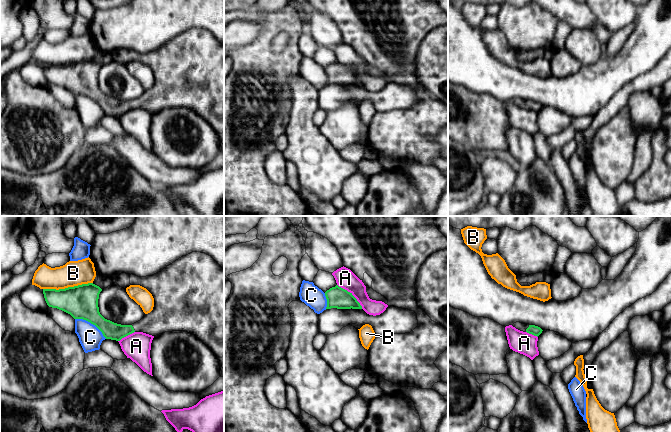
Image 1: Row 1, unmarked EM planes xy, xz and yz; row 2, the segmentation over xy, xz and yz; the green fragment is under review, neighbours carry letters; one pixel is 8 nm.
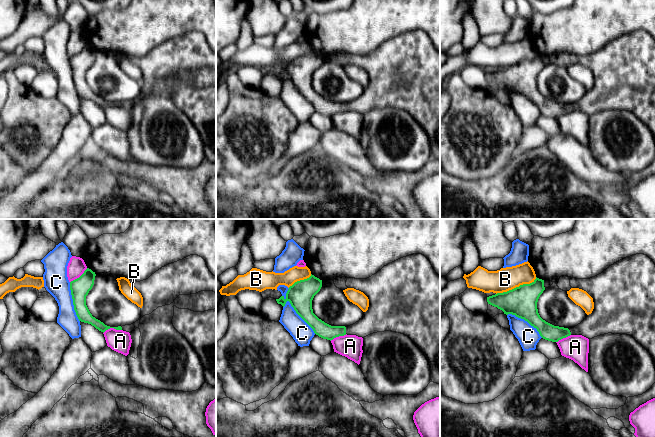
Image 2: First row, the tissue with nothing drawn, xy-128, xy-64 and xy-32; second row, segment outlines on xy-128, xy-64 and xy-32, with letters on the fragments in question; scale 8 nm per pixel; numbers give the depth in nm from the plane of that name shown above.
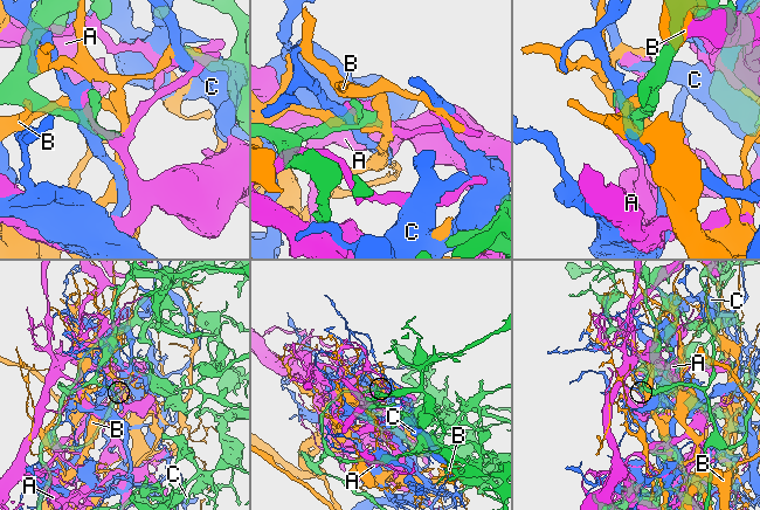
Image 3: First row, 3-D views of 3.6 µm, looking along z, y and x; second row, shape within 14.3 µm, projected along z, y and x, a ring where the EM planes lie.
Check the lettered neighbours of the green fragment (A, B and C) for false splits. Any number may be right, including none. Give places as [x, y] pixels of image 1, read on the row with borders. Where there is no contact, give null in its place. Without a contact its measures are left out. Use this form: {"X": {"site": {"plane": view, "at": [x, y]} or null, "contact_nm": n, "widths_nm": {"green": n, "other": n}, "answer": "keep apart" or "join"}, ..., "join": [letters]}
{"A": {"site": {"plane": "xz", "at": [351, 294]}, "contact_nm": 280, "widths_nm": {"green": 170, "other": 160}, "answer": "keep apart"}, "B": {"site": {"plane": "xy", "at": [68, 287]}, "contact_nm": 400, "widths_nm": {"green": 280, "other": 200}, "answer": "keep apart"}, "C": {"site": {"plane": "xy", "at": [91, 323]}, "contact_nm": 300, "widths_nm": {"green": 280, "other": 190}, "answer": "keep apart"}, "join": []}

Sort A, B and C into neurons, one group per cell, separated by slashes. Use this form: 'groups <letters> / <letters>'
groups A / B / C

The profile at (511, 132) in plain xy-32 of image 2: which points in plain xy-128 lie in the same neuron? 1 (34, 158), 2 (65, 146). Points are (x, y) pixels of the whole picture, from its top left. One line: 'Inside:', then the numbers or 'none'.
Inside: 1

